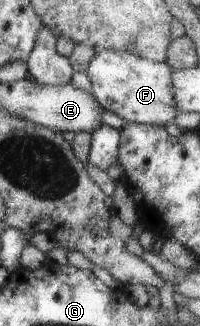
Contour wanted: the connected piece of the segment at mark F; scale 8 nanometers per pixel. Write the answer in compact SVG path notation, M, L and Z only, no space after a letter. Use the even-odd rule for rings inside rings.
M104 50L98 52L88 64L87 75L92 83L92 95L96 101L112 114L128 123L168 126L177 116L172 95L172 69L167 63L158 63L140 58L129 52Z

